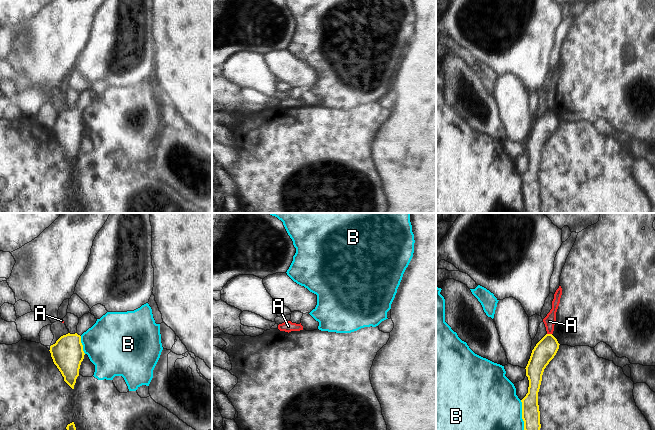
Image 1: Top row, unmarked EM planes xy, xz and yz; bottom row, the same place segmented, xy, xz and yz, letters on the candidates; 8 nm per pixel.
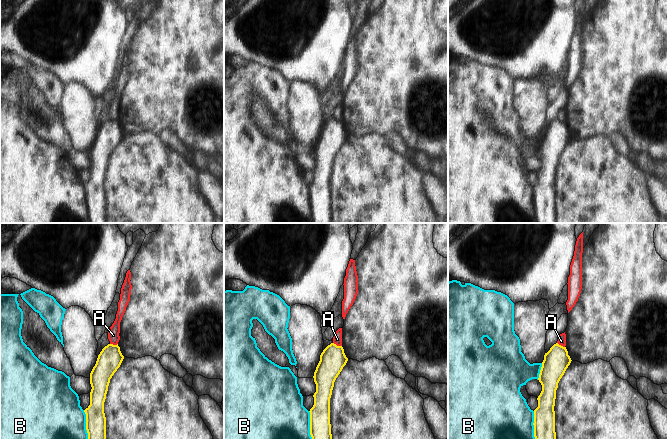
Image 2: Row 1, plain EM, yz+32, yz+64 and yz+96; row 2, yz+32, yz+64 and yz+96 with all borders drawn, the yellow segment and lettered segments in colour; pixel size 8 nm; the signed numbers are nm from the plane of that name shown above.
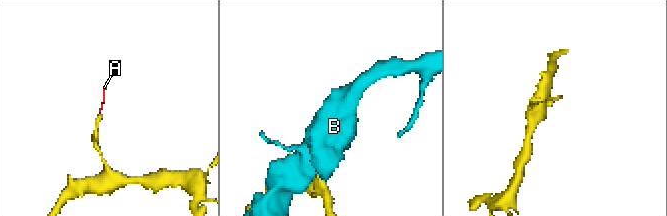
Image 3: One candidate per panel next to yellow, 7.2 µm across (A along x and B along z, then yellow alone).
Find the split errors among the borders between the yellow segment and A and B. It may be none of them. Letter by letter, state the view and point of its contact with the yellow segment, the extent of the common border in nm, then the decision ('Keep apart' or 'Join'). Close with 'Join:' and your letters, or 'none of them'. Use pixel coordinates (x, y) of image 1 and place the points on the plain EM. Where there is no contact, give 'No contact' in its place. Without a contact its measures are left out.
A: Touches yellow at yz (549, 110). Shared border 40 nm. Keep apart
B: Touches yellow at yz (522, 194). Shared border 300 nm. Keep apart
Join: none of them

